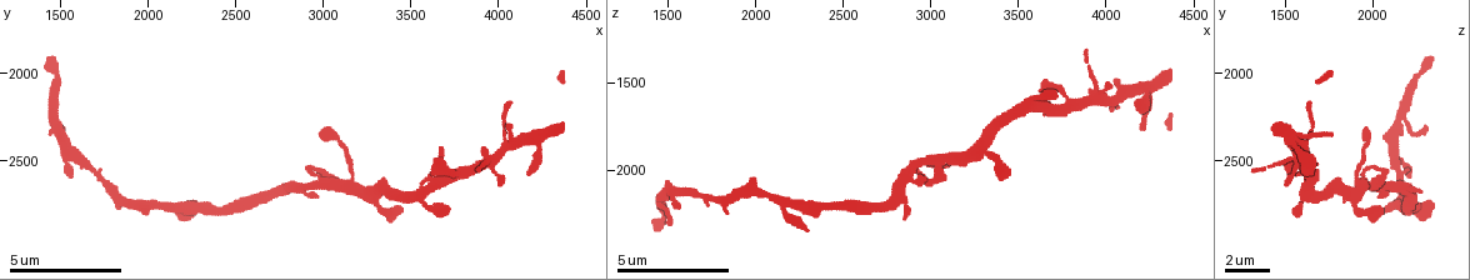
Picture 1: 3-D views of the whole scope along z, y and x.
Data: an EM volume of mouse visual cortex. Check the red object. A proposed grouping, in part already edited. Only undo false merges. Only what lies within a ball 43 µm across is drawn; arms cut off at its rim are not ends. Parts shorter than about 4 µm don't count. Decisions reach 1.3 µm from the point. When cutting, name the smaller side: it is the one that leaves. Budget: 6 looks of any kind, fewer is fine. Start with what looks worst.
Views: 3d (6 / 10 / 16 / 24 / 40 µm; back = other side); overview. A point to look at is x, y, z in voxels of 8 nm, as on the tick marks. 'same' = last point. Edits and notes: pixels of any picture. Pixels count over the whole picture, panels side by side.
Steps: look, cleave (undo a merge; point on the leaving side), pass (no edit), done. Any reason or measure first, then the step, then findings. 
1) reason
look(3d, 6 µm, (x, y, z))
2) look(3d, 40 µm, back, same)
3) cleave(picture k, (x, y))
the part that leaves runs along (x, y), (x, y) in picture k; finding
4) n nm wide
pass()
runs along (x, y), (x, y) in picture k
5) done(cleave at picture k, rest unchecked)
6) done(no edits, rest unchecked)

calibre changes
look(3d, 16 µm, (4300, 2320, 1500))

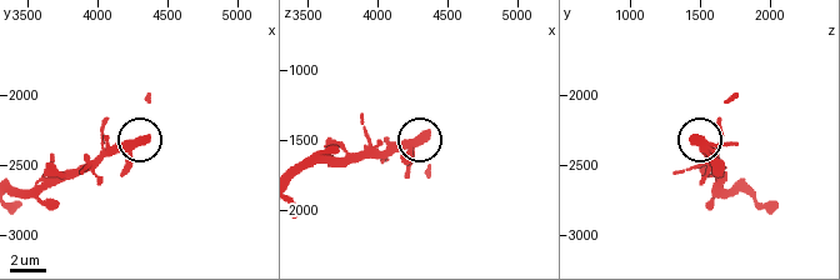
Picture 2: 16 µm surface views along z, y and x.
look(3d, 16 µm, back, same)

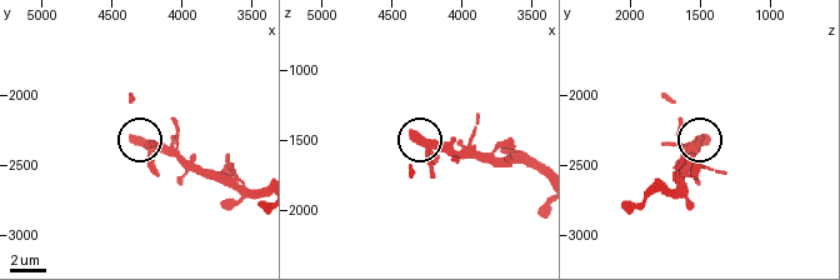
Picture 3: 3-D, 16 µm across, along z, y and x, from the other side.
460 nm wide
pass()
continuous, no second neuron

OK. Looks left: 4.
side arm on a straight run
look(3d, 10 µm, (2060, 2760, 2140))

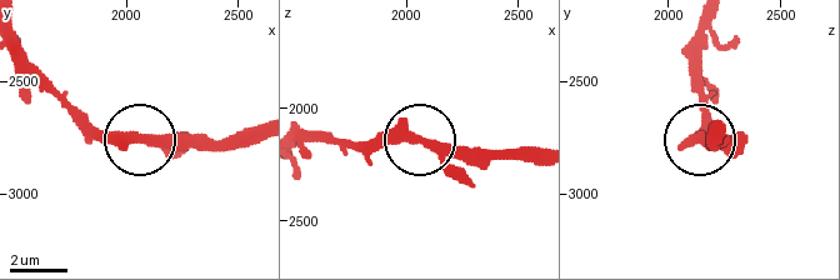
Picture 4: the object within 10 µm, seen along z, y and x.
290 nm wide
pass()
all the same neuron

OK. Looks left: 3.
look(3d, 16 µm, (2860, 2640, 2040))

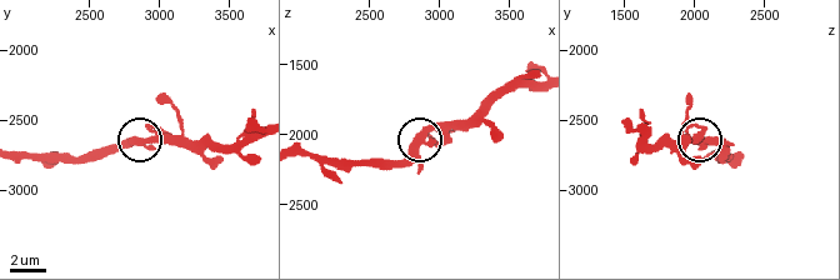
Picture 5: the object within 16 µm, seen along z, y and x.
pass()
one neuron here

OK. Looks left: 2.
done(no edits, rest unchecked)

